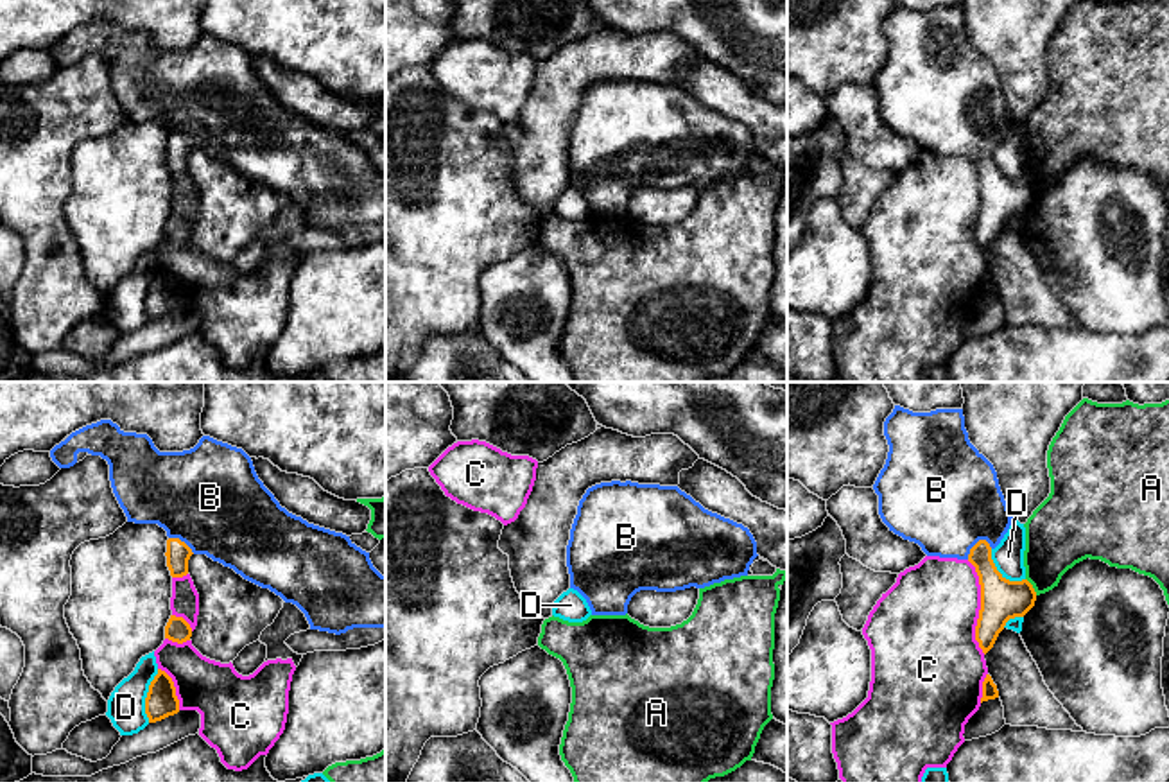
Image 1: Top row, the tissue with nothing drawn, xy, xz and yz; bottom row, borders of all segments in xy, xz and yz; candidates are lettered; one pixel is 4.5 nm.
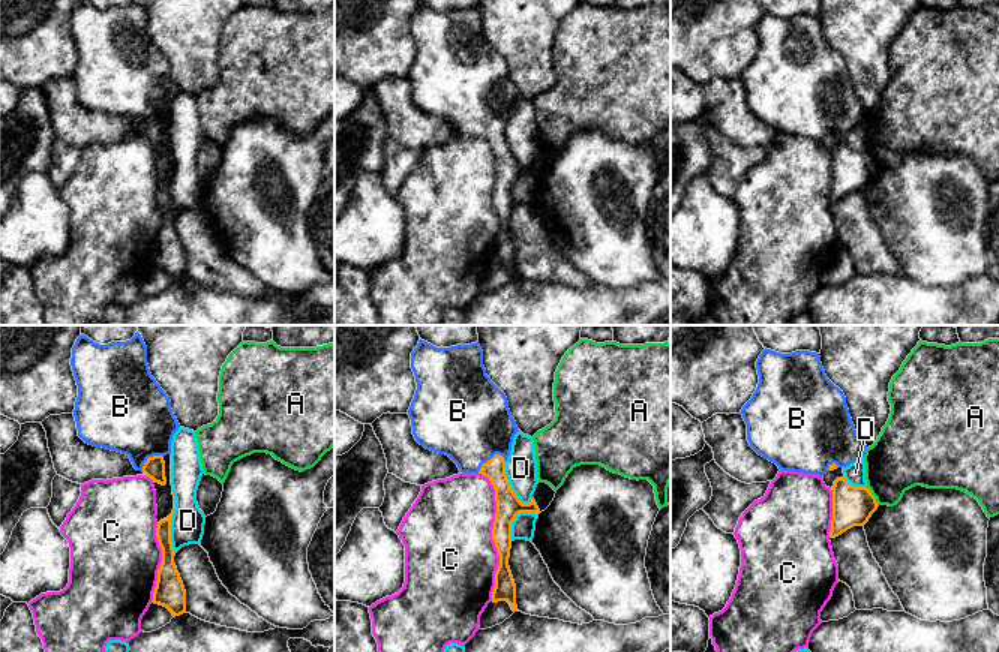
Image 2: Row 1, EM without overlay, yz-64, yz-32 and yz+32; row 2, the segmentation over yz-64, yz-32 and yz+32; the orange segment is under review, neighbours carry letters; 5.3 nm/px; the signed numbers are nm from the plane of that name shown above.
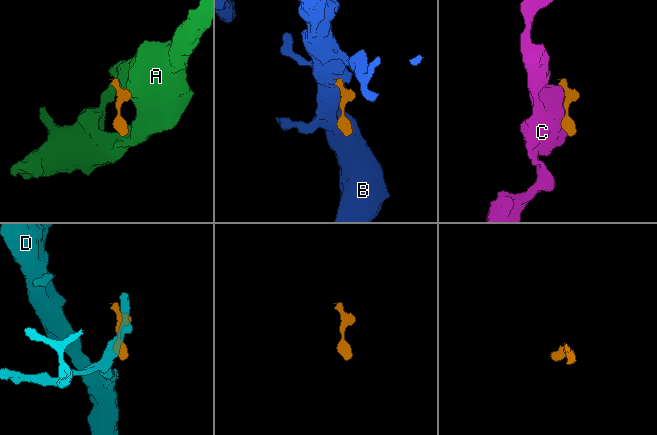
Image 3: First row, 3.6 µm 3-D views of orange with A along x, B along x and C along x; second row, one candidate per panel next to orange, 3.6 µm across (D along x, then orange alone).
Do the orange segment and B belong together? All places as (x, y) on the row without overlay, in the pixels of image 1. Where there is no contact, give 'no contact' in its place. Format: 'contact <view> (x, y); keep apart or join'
contact yz (976, 142); join

